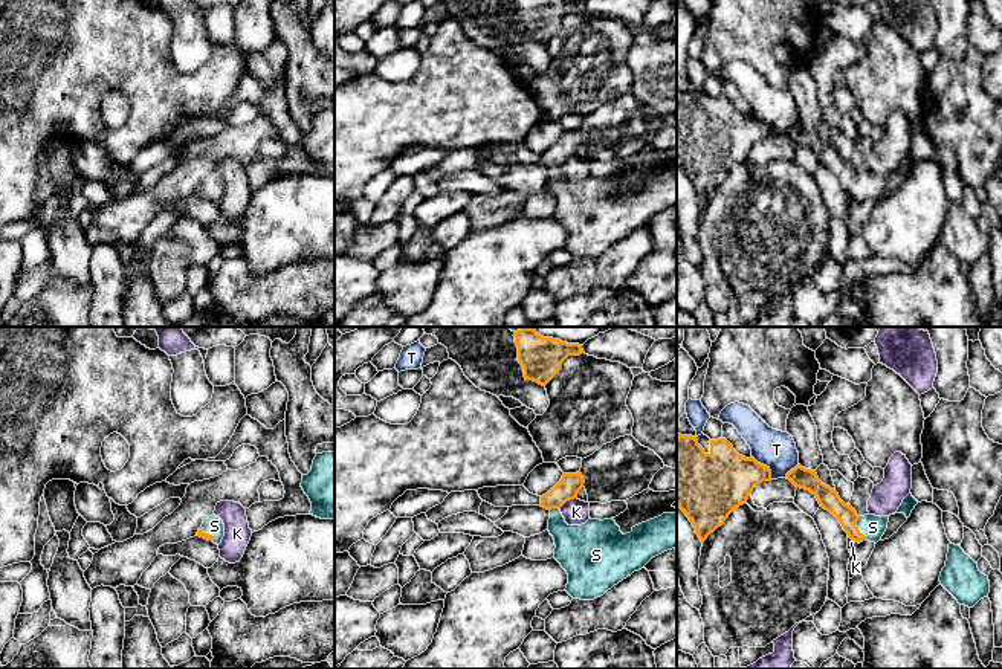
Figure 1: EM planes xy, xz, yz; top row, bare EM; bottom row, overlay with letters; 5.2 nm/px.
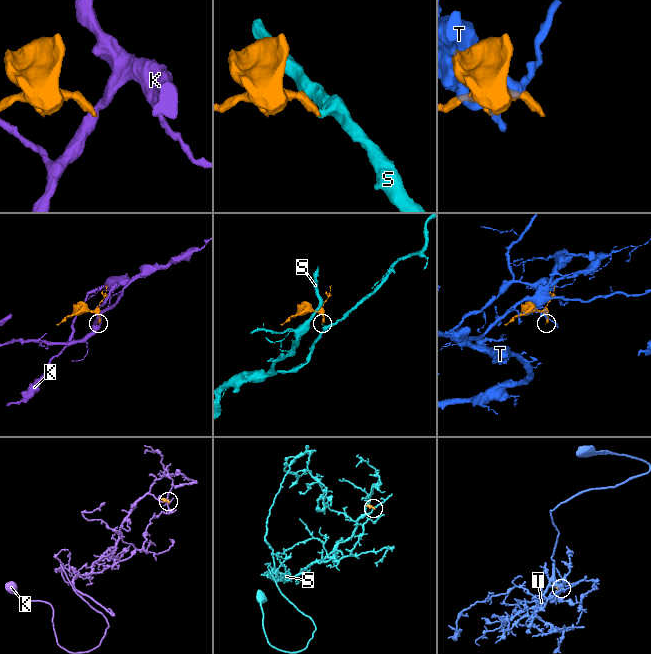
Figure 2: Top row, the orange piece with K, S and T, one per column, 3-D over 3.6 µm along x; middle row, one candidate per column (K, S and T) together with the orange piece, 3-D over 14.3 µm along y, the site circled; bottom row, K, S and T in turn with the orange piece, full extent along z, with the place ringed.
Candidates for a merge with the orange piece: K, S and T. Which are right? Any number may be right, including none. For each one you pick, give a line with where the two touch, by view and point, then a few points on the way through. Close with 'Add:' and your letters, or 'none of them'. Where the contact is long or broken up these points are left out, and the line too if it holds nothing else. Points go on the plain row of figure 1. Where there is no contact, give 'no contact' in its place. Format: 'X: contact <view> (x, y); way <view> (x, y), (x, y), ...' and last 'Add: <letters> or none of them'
S: contact yz (857, 187); way yz (828, 156), (857, 187), (872, 185)
Add: S

